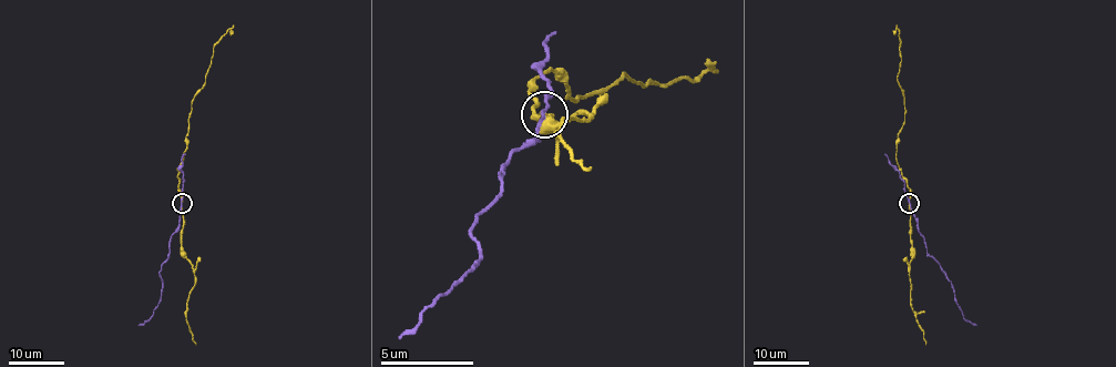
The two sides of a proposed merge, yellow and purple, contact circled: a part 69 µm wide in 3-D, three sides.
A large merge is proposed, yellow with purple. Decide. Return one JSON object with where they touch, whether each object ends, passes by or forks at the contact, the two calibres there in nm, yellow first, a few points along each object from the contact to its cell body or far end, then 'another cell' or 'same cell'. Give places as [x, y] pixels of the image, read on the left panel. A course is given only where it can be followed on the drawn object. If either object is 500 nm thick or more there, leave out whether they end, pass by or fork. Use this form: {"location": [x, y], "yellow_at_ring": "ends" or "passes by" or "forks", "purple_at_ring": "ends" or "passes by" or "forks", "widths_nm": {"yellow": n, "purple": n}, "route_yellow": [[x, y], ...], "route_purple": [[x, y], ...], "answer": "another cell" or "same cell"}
{"location": [182, 203], "yellow_at_ring": "passes by", "purple_at_ring": "passes by", "widths_nm": {"yellow": 190, "purple": 180}, "route_yellow": [[181, 202], [177, 174], [186, 139], [191, 101], [205, 83], [213, 46], [229, 29], [229, 34]], "route_purple": [[181, 202], [178, 228], [170, 237], [169, 258], [159, 273], [161, 301], [151, 317], [139, 325]], "answer": "another cell"}

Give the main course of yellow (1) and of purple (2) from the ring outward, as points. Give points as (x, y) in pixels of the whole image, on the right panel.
1: (909, 202), (910, 189), (896, 160), (904, 101), (897, 77), (901, 59), (897, 29), (893, 34)
2: (909, 202), (927, 253), (952, 286), (963, 317), (976, 325)

